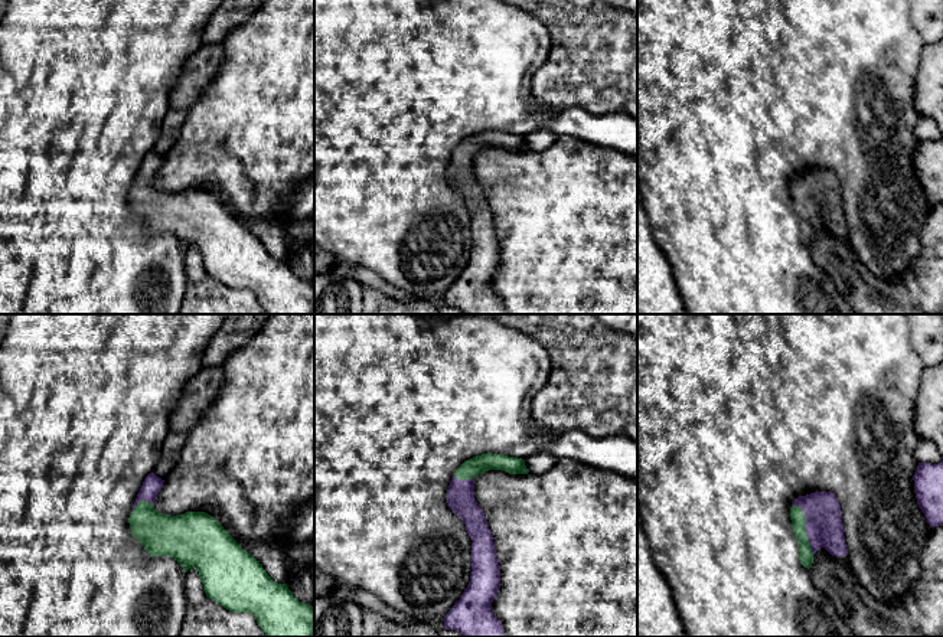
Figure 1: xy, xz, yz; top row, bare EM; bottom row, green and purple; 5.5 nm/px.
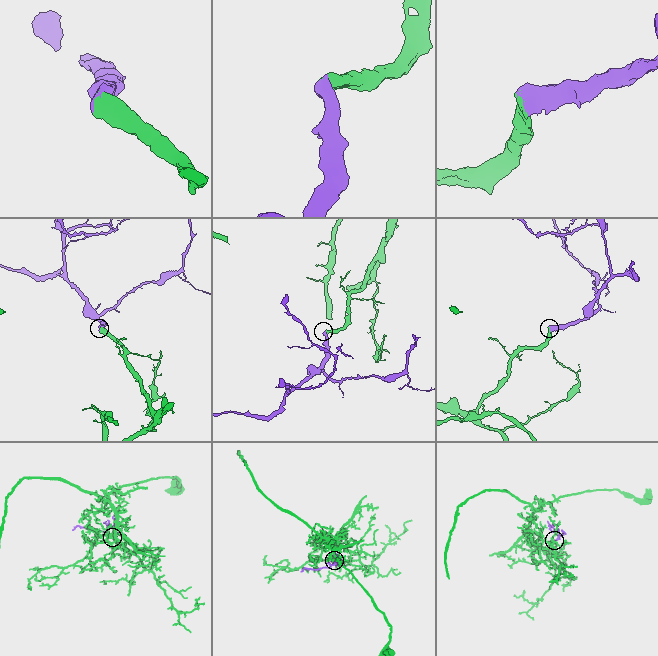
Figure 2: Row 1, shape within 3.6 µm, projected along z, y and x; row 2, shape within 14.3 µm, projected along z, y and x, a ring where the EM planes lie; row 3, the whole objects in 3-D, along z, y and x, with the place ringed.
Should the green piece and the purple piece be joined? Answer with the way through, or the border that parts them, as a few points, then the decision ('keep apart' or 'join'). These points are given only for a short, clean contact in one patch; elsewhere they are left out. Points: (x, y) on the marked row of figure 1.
way yz (798, 519), (805, 528), (824, 525); join

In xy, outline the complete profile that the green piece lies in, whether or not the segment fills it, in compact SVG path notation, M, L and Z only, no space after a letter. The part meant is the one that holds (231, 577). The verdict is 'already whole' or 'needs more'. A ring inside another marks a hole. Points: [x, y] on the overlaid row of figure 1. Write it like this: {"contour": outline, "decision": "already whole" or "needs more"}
{"contour": "M150 473L128 517L131 535L150 556L172 556L187 572L195 568L208 598L232 612L249 612L267 637L314 637L314 608L300 602L287 584L277 584L260 561L242 549L223 526L205 512L163 514L154 510L164 480Z", "decision": "needs more"}

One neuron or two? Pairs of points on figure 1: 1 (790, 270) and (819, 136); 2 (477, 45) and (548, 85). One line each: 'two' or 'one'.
1: one
2: two

